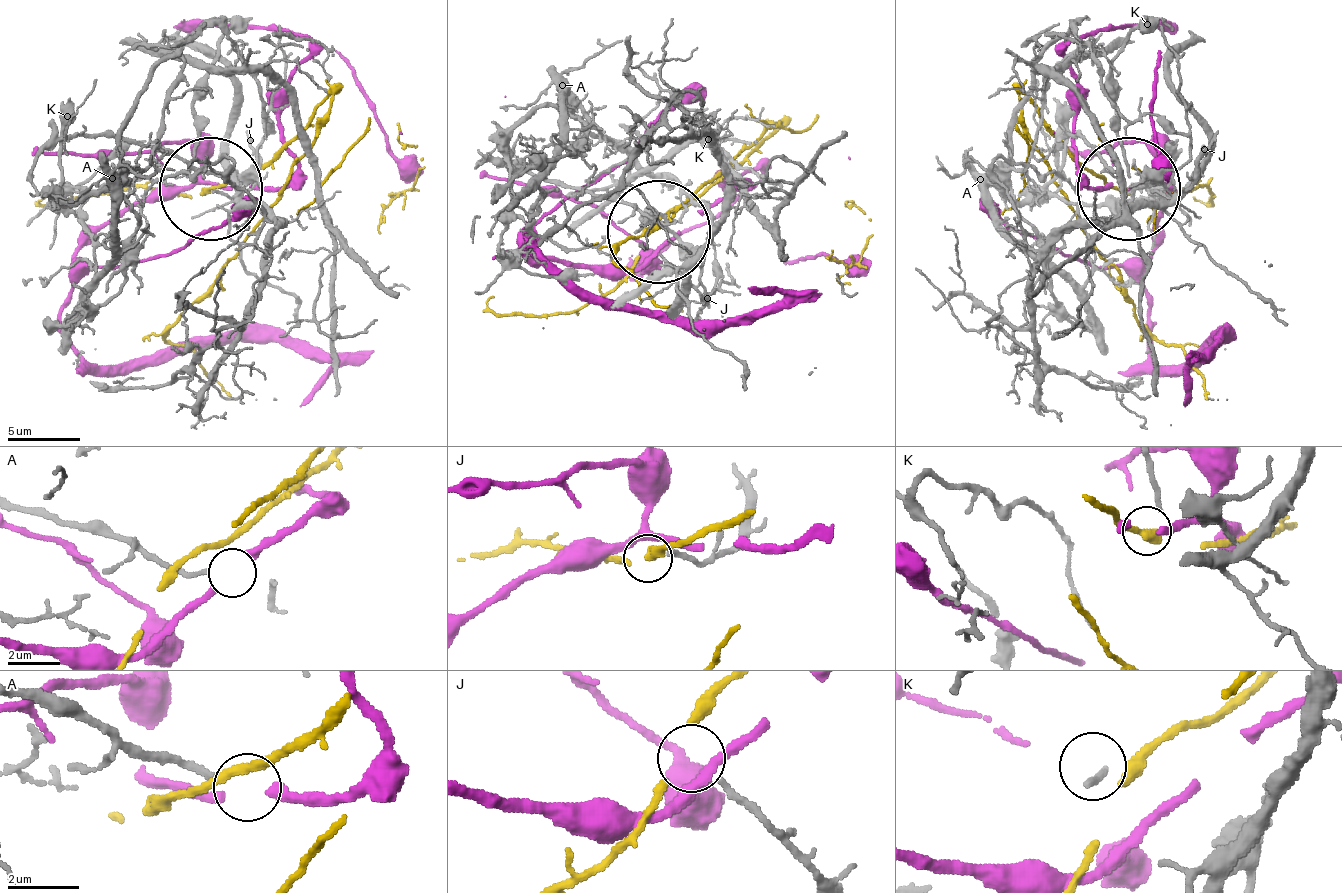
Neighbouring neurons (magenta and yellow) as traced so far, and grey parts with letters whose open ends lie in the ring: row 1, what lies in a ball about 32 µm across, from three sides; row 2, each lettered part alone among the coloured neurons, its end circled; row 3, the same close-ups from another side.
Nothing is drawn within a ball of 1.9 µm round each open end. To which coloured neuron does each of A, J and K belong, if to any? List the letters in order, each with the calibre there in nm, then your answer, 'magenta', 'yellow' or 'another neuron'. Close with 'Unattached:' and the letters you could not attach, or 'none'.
A: 180 nm thick; another neuron
J: 170 nm thick; yellow
K: 190 nm thick; another neuron
Unattached: A, K

